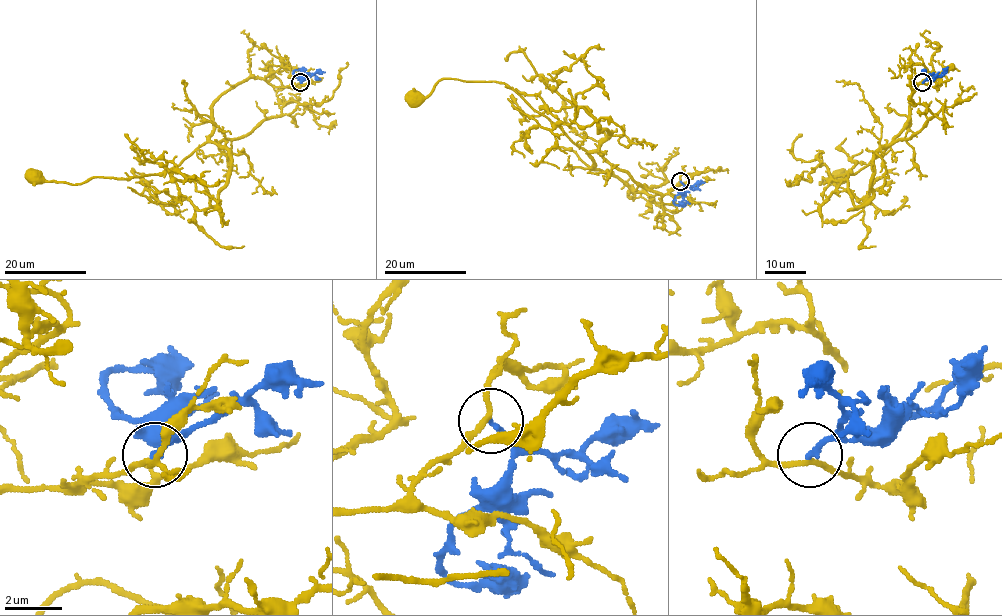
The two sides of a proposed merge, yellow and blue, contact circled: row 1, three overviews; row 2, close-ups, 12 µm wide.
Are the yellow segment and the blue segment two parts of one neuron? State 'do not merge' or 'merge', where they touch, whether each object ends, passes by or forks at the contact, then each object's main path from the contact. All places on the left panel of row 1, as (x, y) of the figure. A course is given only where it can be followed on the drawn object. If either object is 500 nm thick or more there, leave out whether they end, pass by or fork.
do not merge; place (300, 82); yellow passes by; blue ends; course yellow (301, 83), (273, 86), (247, 78), (230, 87), (213, 103), (213, 133), (159, 174), (70, 184), (34, 174); course blue (301, 82), (304, 80), (294, 71), (306, 69)

